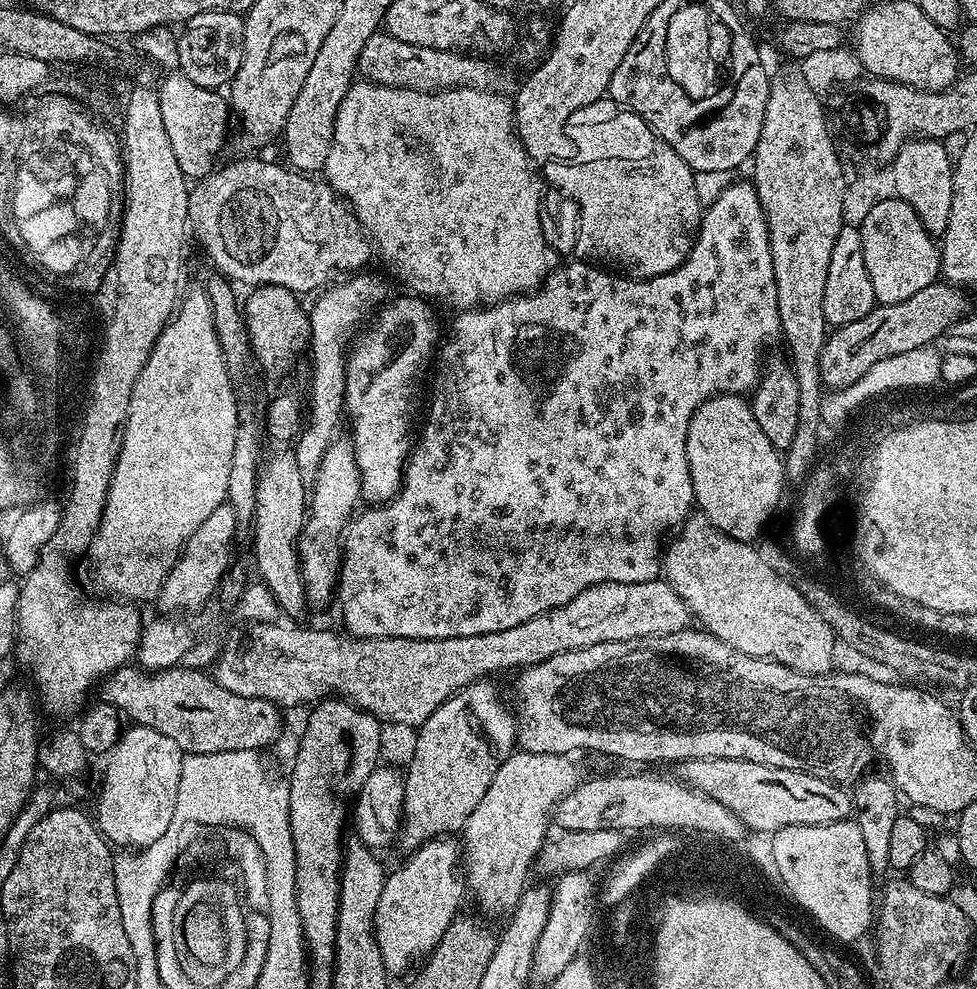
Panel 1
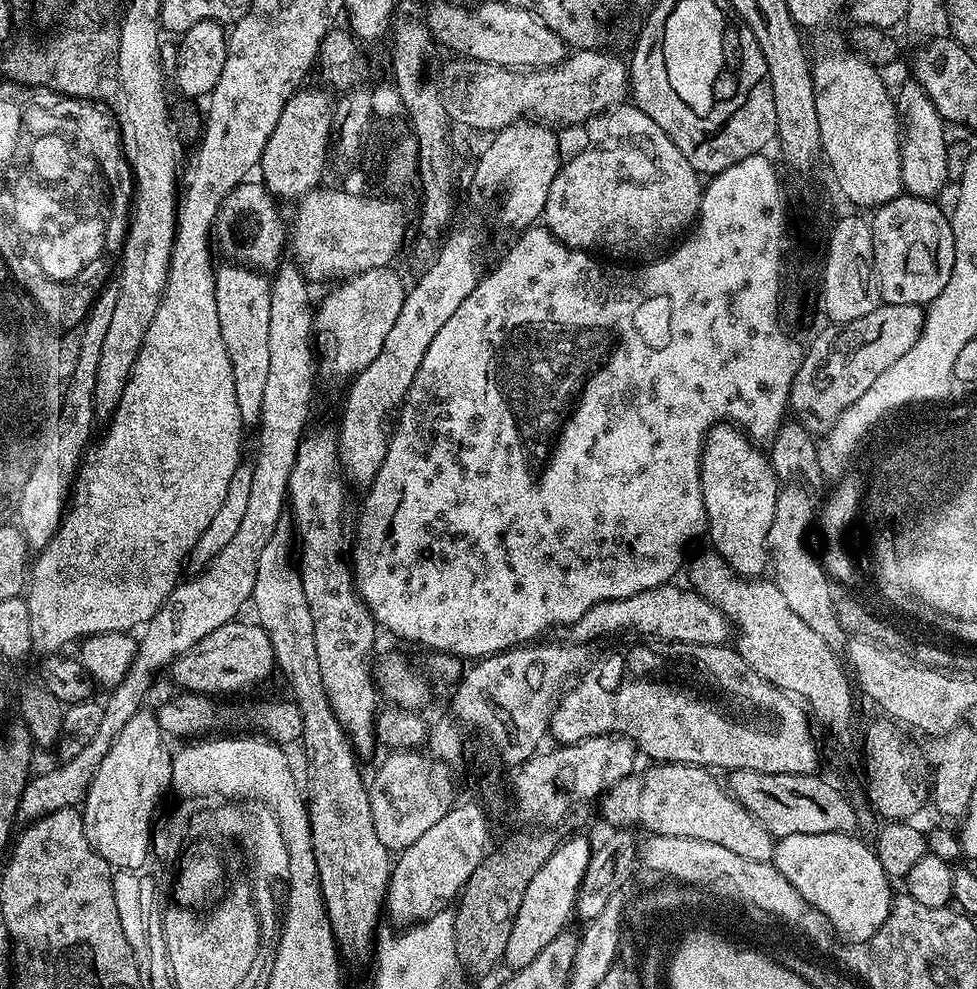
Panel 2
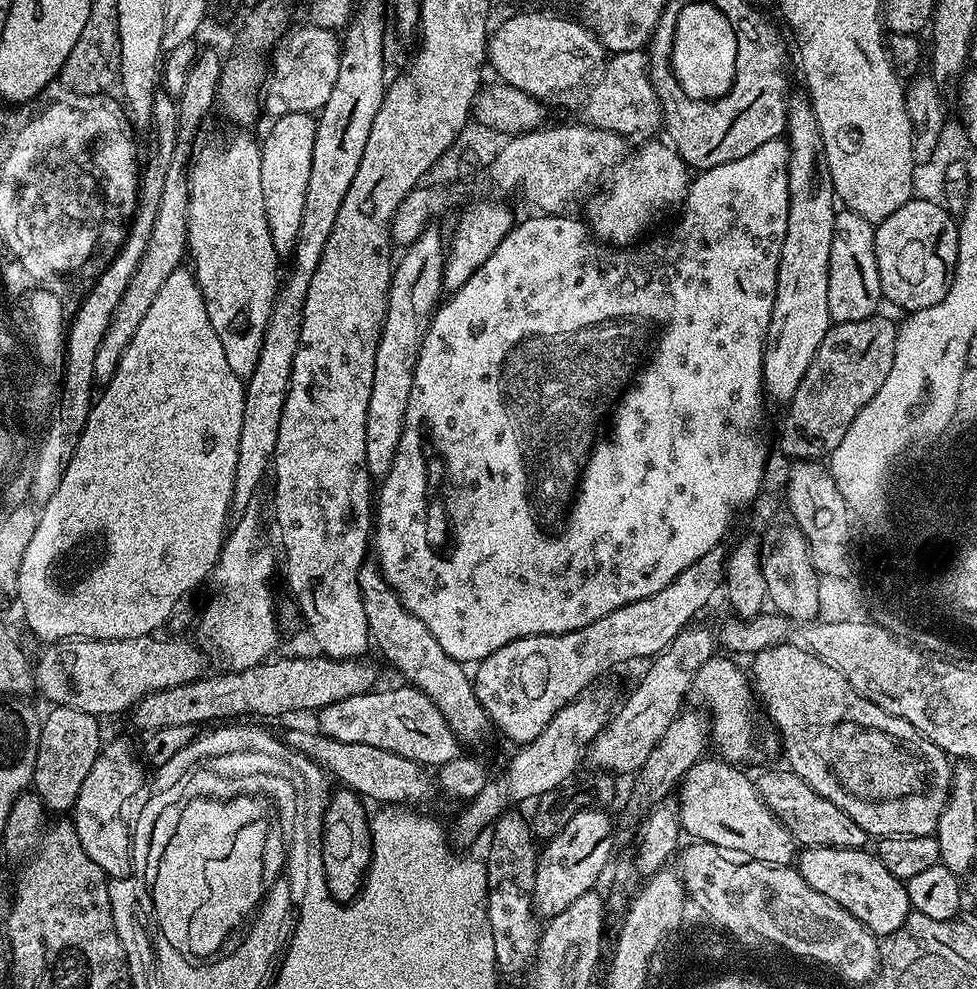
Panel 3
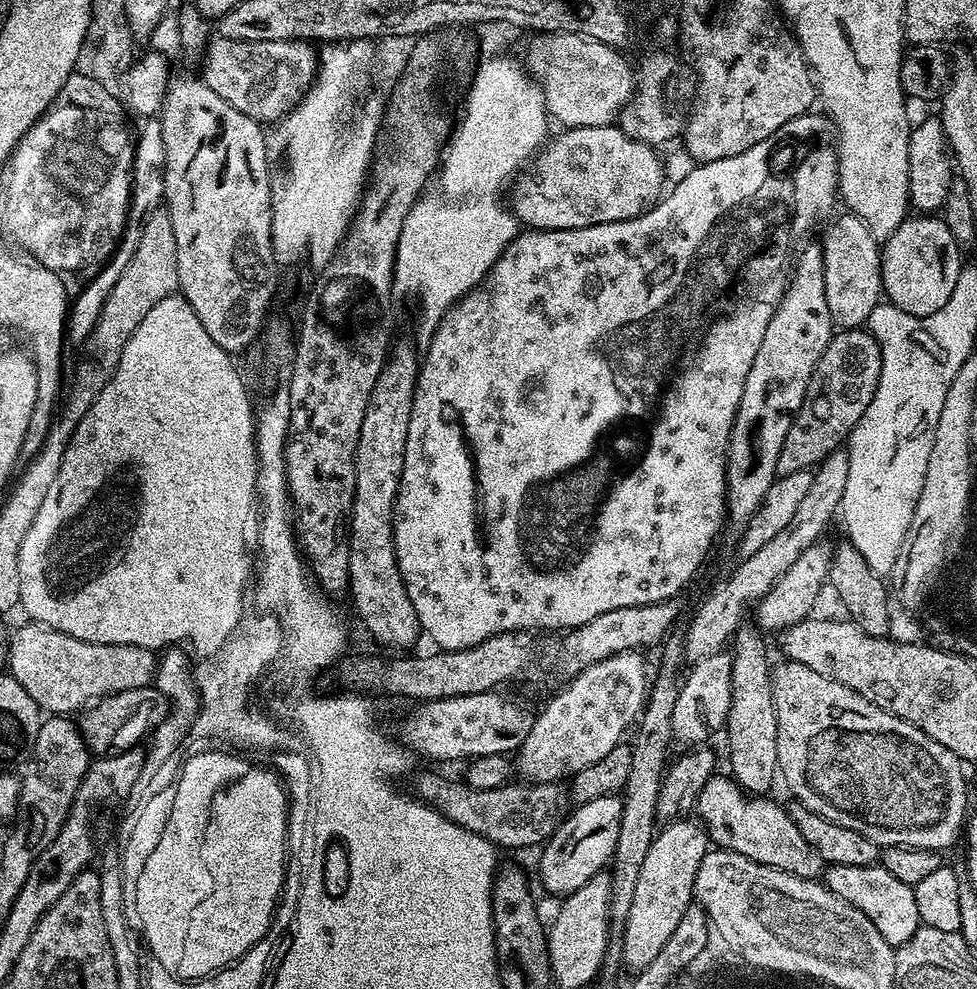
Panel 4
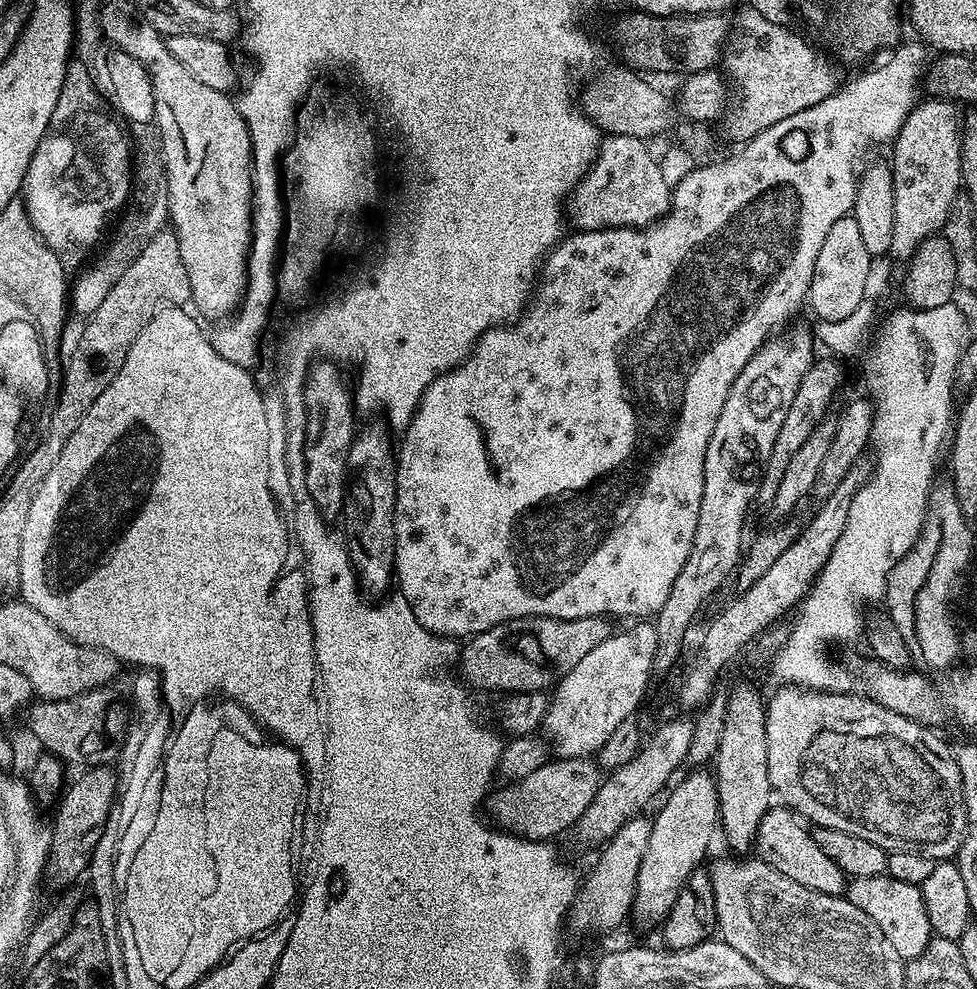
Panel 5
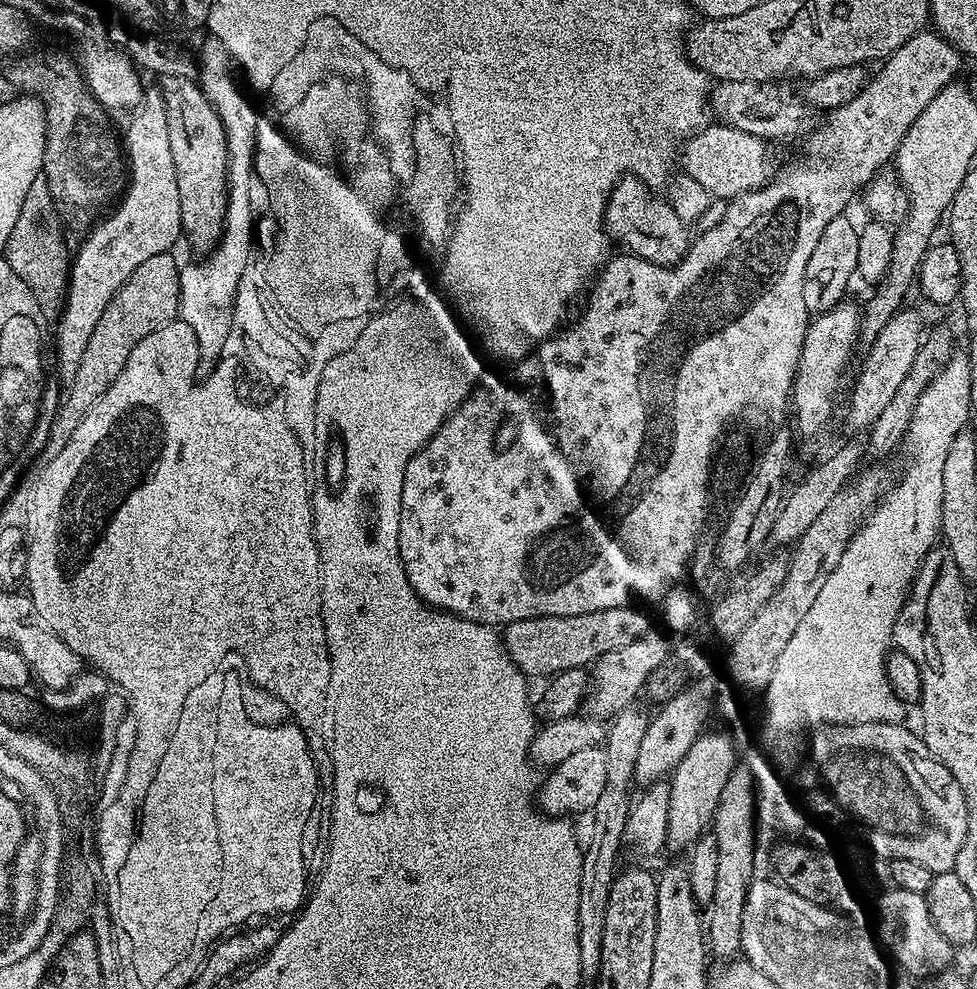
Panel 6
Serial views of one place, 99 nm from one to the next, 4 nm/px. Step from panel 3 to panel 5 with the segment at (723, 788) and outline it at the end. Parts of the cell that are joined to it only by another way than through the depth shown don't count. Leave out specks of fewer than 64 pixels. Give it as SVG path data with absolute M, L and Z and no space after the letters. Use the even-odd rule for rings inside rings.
M787 806L769 808L758 826L754 852L759 859L765 860L774 870L778 870L778 874L794 878L798 886L806 886L818 894L845 895L844 872L838 870L838 865L818 847L818 842L814 842L809 825Z

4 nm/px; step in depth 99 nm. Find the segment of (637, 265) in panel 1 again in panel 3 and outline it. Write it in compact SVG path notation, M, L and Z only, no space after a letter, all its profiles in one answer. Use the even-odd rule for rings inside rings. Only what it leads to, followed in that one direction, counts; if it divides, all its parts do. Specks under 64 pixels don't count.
M652 142L641 143L644 145L611 173L612 181L610 176L605 192L597 191L587 201L586 223L592 235L609 246L635 245L641 239L639 236L655 222L656 216L675 204L677 207L688 194L690 169L684 159L667 143L648 143Z

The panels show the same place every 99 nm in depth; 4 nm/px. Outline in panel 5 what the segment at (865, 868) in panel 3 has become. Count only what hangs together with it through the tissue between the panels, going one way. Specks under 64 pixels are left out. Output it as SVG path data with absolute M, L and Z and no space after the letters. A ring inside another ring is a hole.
M887 874L874 878L849 879L846 884L846 899L862 914L866 914L890 938L890 946L898 950L903 960L918 958L926 950L926 946L934 939L930 918L926 918L926 910L922 902L922 894L917 885L910 882L898 882L898 878Z

